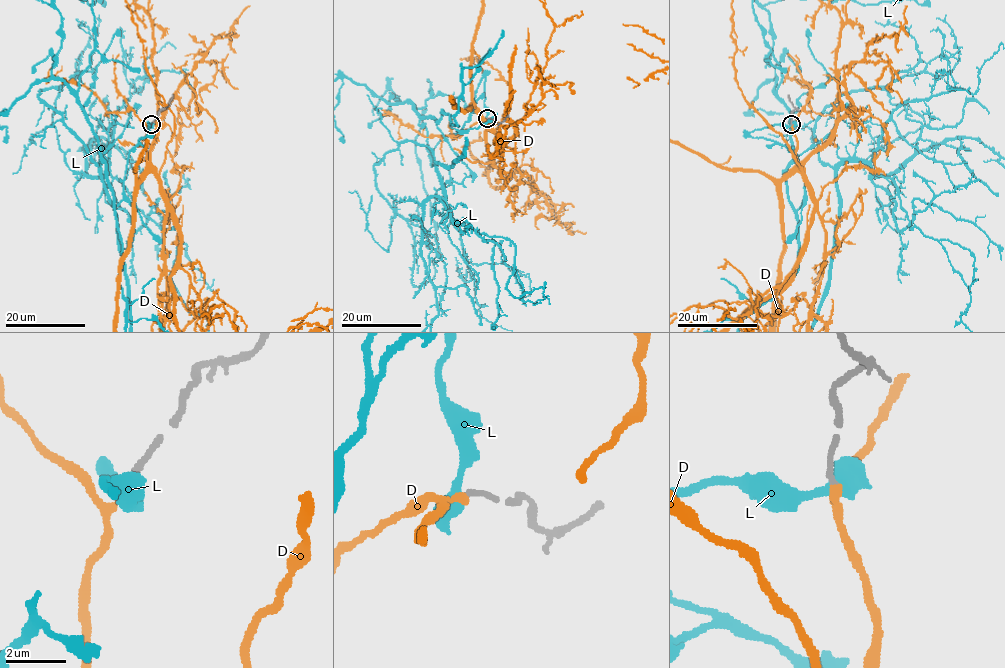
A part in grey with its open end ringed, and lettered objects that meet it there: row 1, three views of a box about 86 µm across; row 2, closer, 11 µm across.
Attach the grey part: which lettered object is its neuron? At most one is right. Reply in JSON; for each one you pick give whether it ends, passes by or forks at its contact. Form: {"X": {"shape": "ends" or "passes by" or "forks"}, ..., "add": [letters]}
{"D": {"shape": "ends"}, "add": ["D"]}

